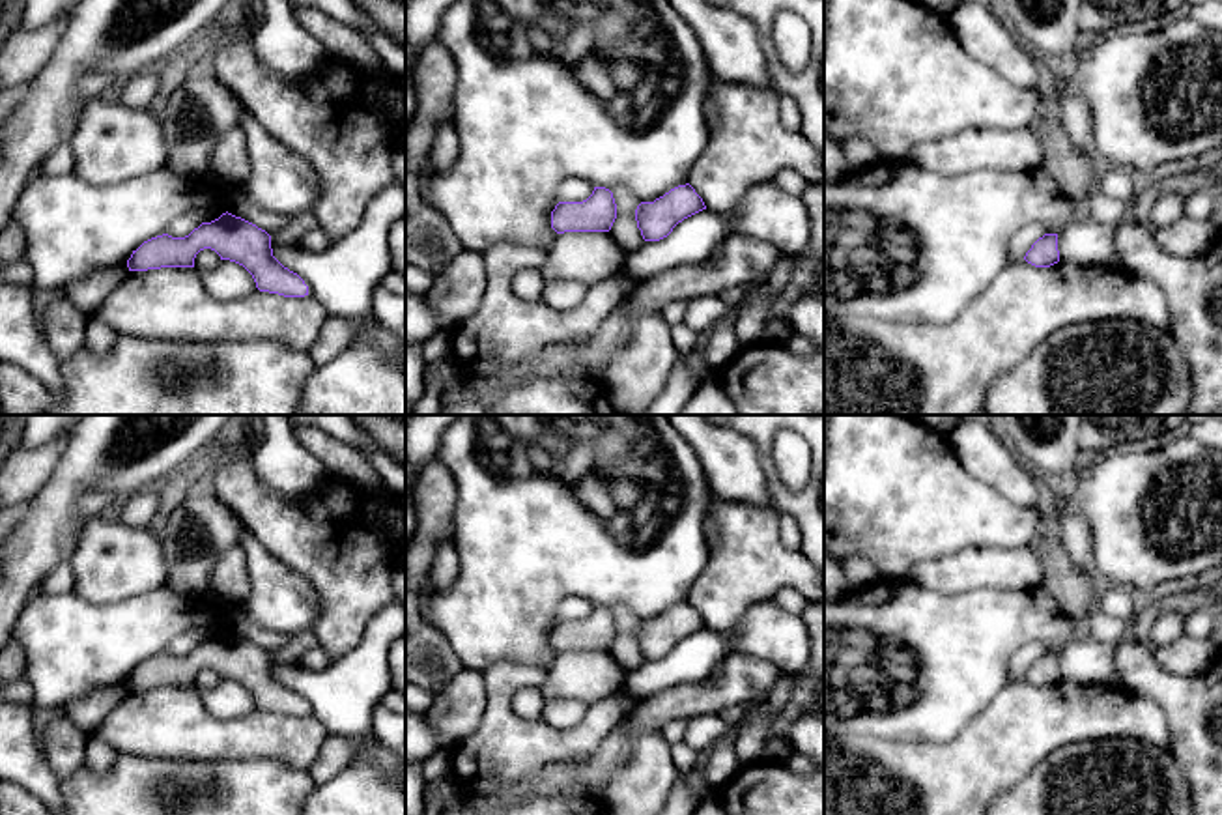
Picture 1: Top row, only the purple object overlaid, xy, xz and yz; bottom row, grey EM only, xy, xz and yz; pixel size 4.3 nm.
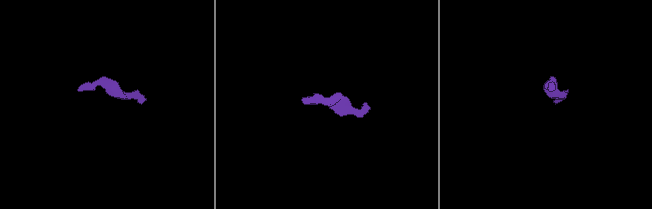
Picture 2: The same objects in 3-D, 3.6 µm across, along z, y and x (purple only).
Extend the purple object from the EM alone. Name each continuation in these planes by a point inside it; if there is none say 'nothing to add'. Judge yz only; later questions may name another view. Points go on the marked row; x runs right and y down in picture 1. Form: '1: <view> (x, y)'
nothing to add

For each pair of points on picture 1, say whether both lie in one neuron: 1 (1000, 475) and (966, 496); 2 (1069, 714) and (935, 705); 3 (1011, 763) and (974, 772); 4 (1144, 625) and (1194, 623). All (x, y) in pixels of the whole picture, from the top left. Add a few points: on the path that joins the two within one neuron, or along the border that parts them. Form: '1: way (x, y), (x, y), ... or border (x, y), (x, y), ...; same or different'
1: border (953, 453), (972, 475), (1023, 507); different
2: border (1013, 679), (952, 737); different
3: way (1002, 763), (983, 763); same
4: border (1202, 610), (1187, 617); different

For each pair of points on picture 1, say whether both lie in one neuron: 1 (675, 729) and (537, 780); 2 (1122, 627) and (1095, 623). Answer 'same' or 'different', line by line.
1: different
2: same

